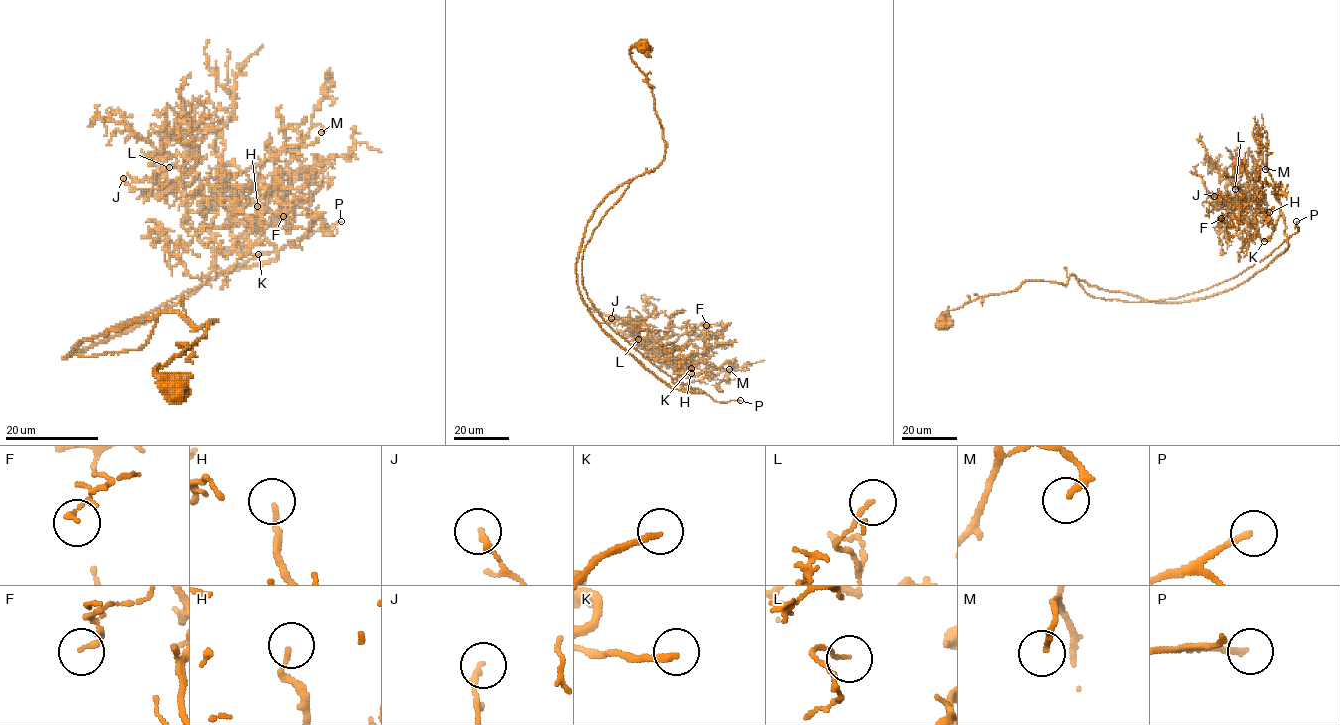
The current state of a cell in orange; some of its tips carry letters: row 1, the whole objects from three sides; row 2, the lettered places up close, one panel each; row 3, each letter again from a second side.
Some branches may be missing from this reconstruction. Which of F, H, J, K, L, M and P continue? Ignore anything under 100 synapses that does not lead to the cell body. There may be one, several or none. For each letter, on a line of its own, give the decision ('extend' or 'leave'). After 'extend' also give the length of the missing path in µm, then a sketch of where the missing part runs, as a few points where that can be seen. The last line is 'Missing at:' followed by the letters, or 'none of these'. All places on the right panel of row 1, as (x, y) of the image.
F: leave
H: extend; about 45 µm are missing; missing branch runs (1269, 212), (1273, 209), (1272, 180), (1256, 150), (1249, 145)
J: leave
K: extend; about 50 µm are missing; missing branch runs (1264, 241), (1247, 211), (1248, 182), (1240, 159)
L: leave
M: leave
P: extend; about 40 µm are missing; missing branch runs (1296, 221), (1292, 194), (1279, 181), (1274, 182), (1269, 176), (1246, 178)
Missing at: H, K, P

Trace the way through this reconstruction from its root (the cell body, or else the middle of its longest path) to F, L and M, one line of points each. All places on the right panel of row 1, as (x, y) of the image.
F: (943, 321), (1072, 274), (1095, 297), (1175, 299), (1287, 238), (1281, 214), (1269, 240), (1246, 216), (1221, 218)
L: (943, 321), (1029, 281), (1138, 302), (1232, 279), (1287, 238), (1281, 214), (1252, 238), (1235, 189)
M: (943, 321), (1029, 281), (1073, 274), (1092, 297), (1138, 302), (1232, 279), (1287, 238), (1265, 169)

